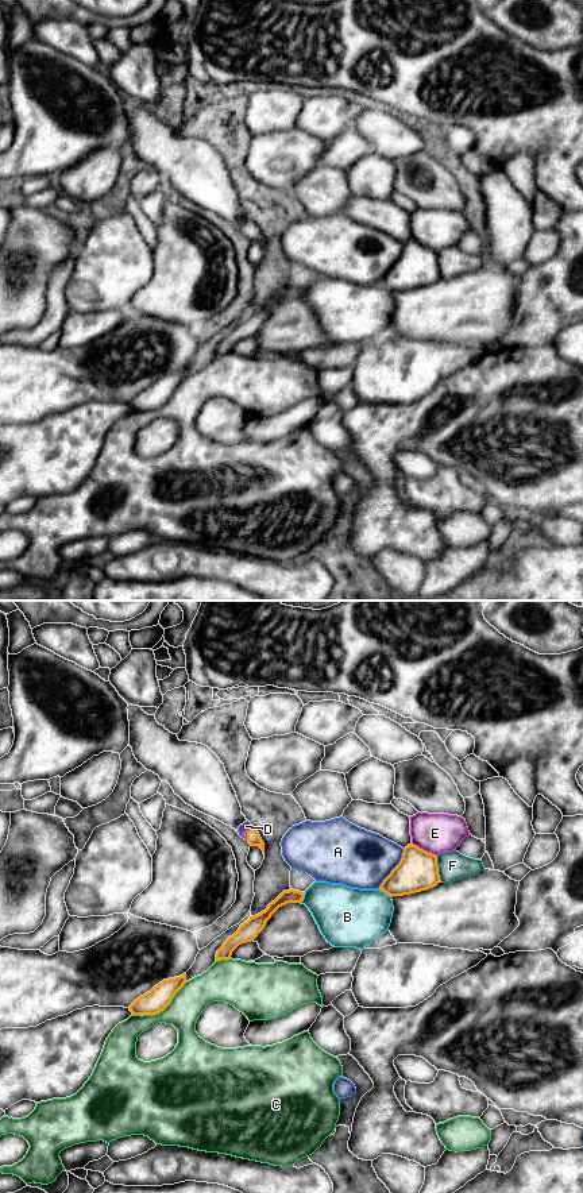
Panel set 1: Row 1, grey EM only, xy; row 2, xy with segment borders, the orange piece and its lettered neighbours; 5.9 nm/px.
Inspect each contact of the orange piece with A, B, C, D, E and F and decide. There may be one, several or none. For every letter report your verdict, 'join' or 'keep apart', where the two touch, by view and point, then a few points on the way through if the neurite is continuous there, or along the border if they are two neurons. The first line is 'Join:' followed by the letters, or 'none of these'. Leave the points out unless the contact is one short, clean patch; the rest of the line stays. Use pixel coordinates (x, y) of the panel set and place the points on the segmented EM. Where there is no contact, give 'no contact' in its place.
Join: D
A: keep apart; contact xy (394, 868)
B: keep apart; contact xy (385, 892)
C: keep apart; contact xy (161, 1010)
D: join; contact xy (247, 833); way xy (253, 836), (247, 833), (246, 826)
E: keep apart; contact xy (424, 850)
F: keep apart; contact xy (437, 868)

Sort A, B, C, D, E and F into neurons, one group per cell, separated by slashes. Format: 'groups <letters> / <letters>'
groups A / B / C / D / E / F

